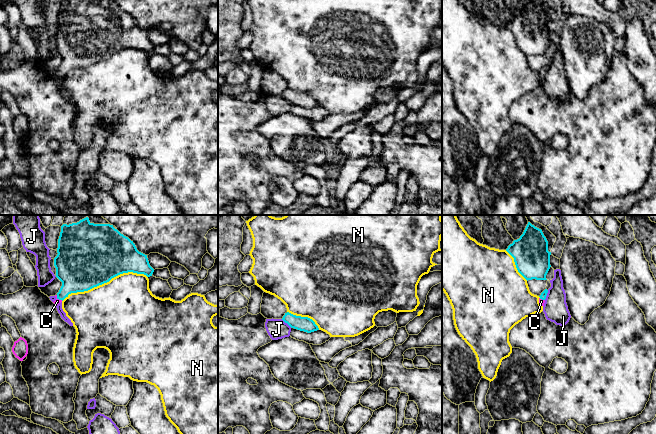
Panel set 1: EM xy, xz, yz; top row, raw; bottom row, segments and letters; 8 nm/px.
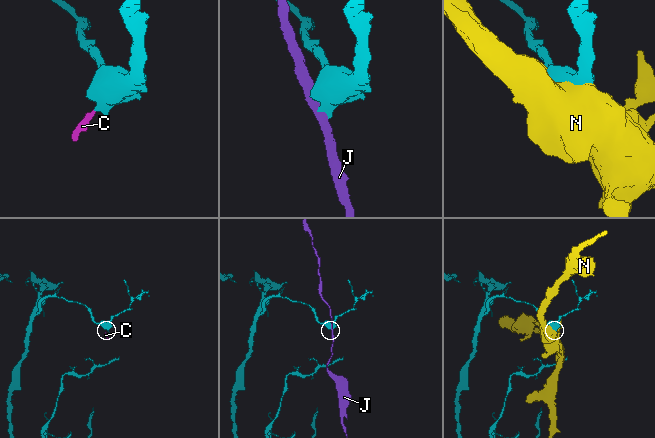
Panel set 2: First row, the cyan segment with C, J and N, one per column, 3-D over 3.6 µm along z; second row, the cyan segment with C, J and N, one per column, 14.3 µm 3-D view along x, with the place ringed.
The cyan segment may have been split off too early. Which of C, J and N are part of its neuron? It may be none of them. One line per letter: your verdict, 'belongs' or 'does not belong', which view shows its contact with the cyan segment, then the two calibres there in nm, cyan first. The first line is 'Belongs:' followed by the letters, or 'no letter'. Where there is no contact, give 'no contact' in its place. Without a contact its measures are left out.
Belongs: C
C: belongs; contact in xy; calibres 280 and 50 nm
J: does not belong; contact in xz; calibres 120 and 160 nm
N: does not belong; contact in xy; calibres 500 and 480 nm

